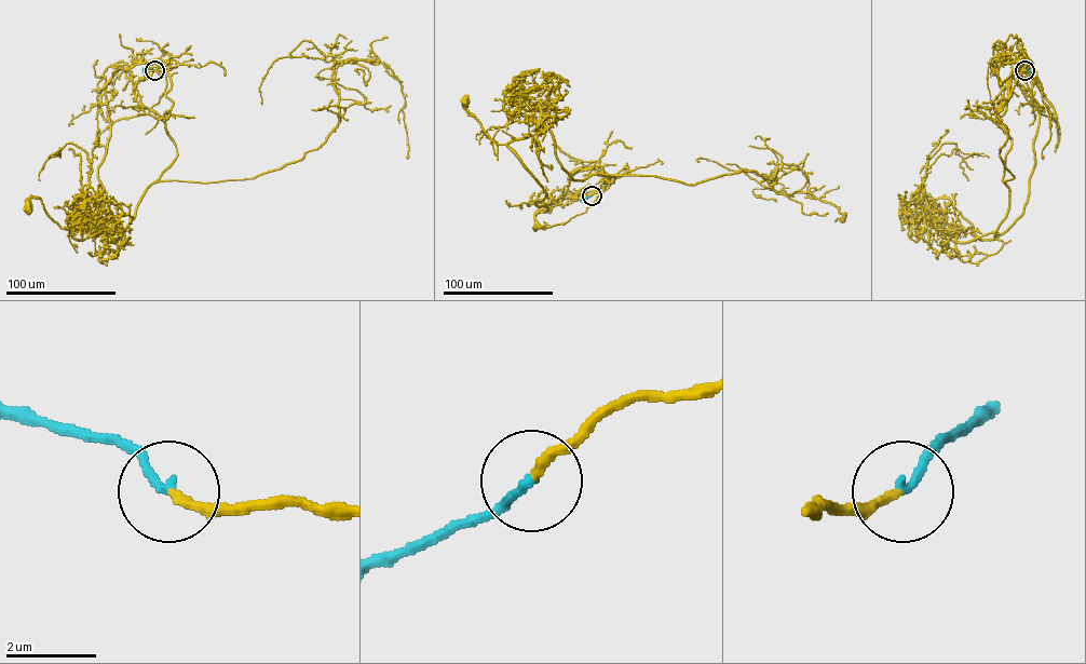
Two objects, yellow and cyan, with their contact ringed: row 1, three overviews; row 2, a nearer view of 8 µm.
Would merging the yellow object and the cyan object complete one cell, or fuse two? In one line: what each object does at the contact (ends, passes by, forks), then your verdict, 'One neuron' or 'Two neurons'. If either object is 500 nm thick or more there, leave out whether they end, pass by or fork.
At the ring yellow ends. At the ring cyan ends. One neuron

